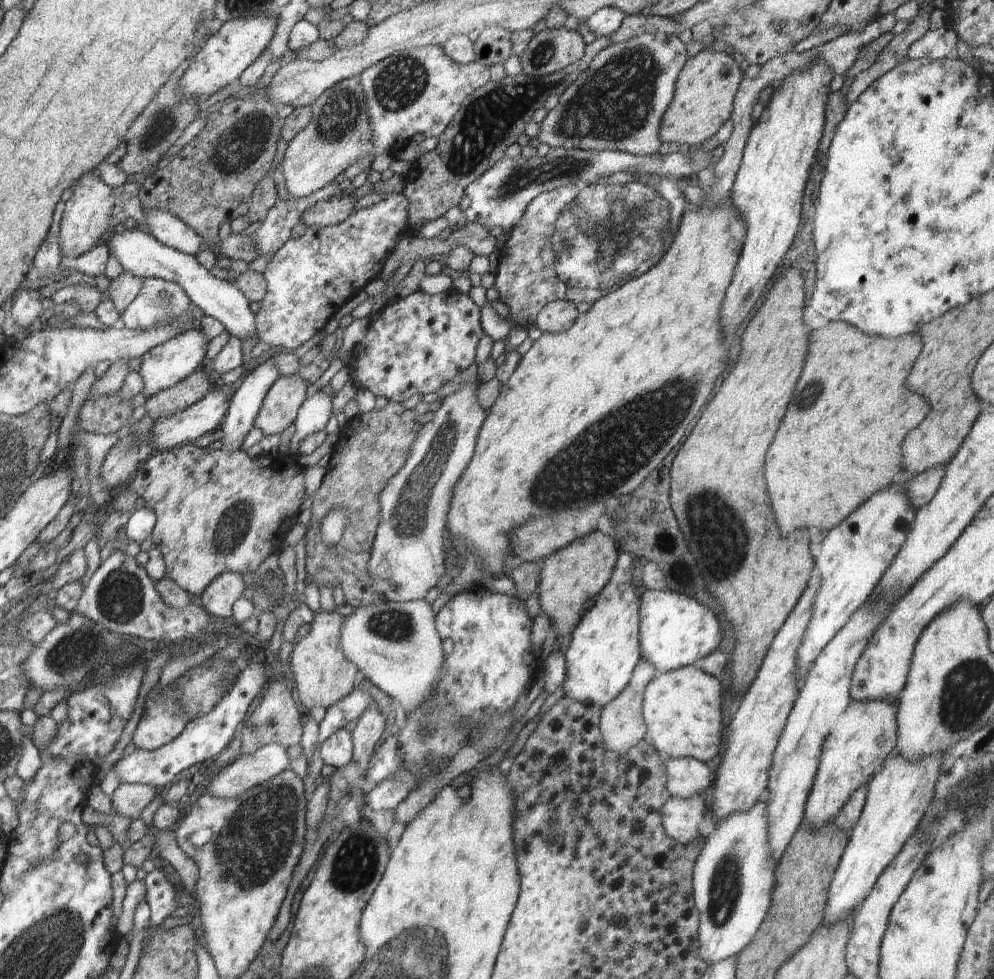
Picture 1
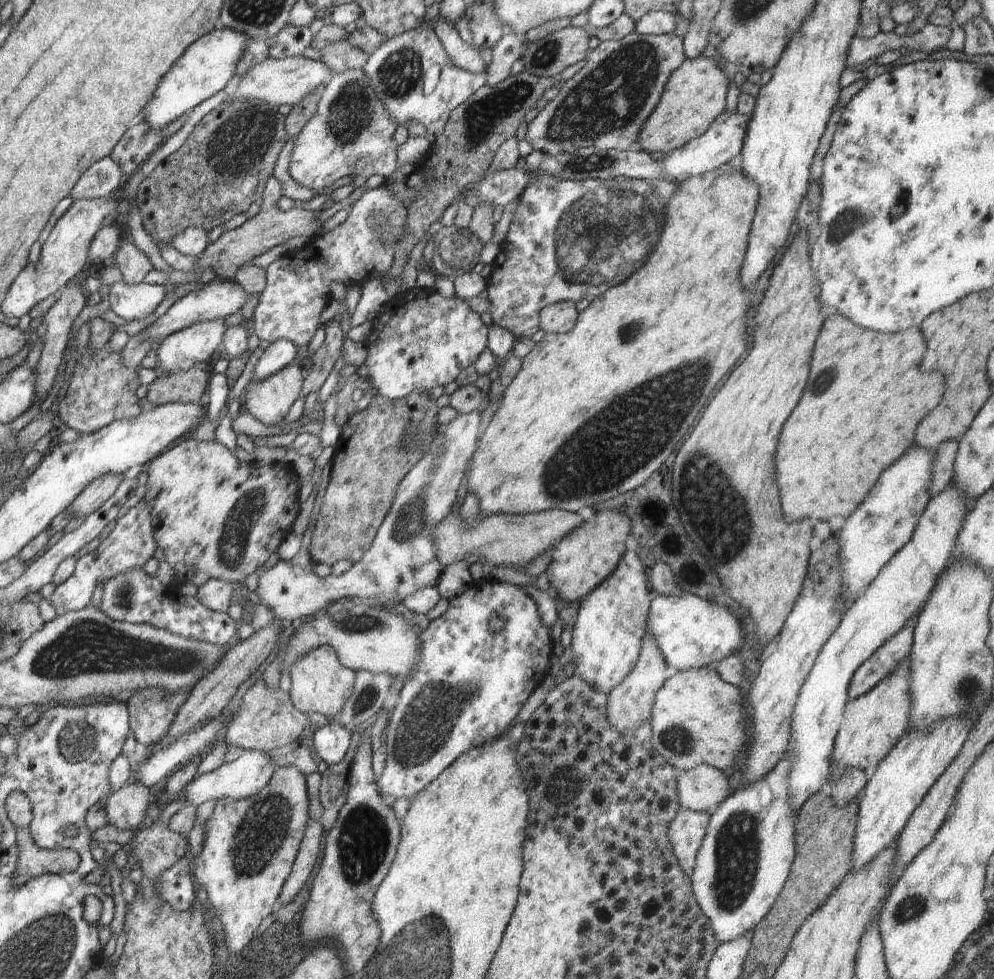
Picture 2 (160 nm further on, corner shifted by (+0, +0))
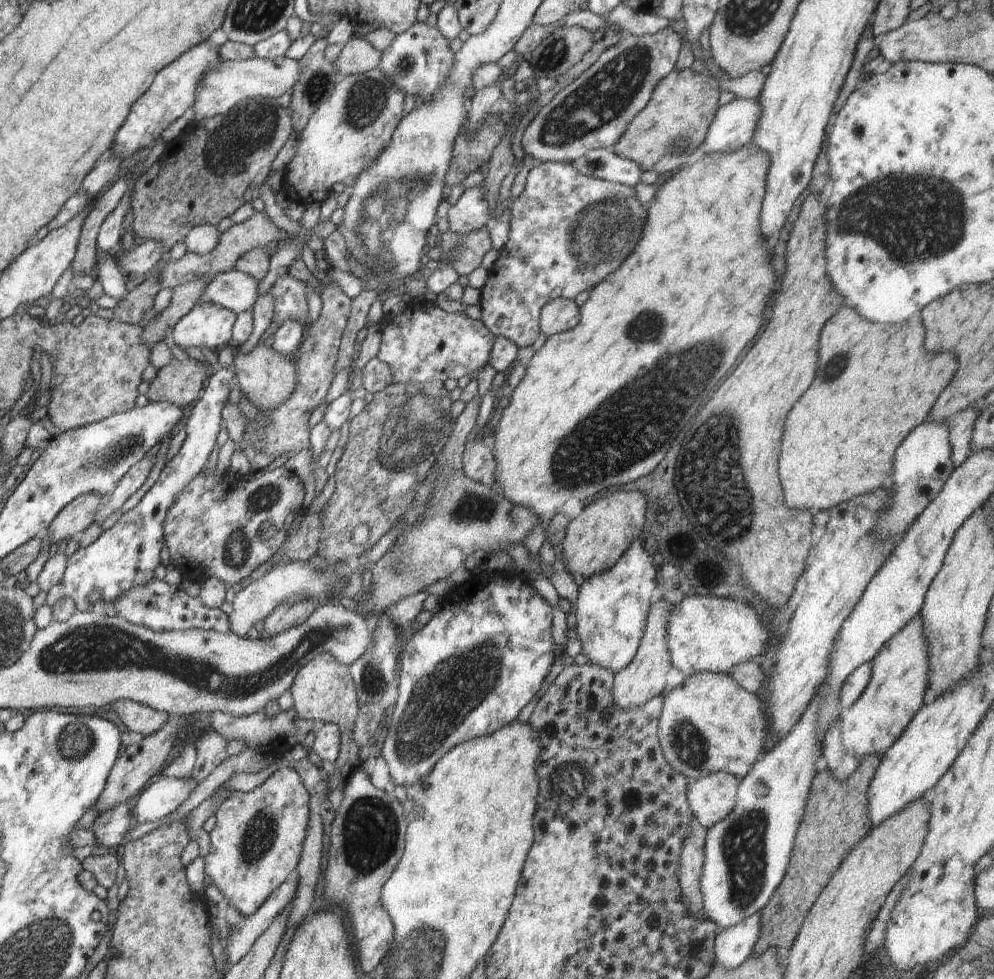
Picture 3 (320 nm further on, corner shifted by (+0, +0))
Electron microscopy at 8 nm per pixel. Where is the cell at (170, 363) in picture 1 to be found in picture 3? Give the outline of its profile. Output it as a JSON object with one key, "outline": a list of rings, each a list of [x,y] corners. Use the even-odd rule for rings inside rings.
{"outline":[[[212,301],[196,303],[174,326],[172,338],[176,345],[184,348],[201,348],[205,346],[218,351],[232,343],[233,326],[237,314],[217,305]]]}

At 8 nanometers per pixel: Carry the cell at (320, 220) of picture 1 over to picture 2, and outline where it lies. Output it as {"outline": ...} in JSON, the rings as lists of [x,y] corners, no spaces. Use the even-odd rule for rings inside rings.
{"outline":[[[273,174],[270,175],[265,182],[259,212],[242,226],[224,231],[216,241],[211,242],[206,250],[199,254],[192,270],[202,273],[206,268],[212,268],[216,277],[232,281],[240,265],[250,263],[253,258],[268,252],[274,246],[285,244],[294,236],[314,236],[316,230],[322,226],[322,223],[316,222],[318,212],[295,208],[280,211],[276,203],[279,200],[281,188],[281,182]]]}

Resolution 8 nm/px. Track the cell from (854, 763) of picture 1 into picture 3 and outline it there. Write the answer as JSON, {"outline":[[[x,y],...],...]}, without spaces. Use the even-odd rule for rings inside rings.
{"outline":[[[920,616],[911,618],[898,634],[890,638],[871,664],[871,677],[860,698],[847,709],[839,710],[843,745],[848,753],[858,758],[882,756],[922,708],[929,686],[929,648]]]}

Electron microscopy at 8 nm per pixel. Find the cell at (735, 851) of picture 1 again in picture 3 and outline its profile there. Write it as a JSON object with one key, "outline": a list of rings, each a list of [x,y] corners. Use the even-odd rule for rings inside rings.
{"outline":[[[818,693],[814,695],[793,729],[784,738],[776,741],[775,745],[771,745],[741,780],[736,804],[730,814],[707,828],[705,859],[699,883],[704,910],[708,918],[717,924],[719,930],[737,925],[754,913],[761,912],[782,882],[786,867],[789,865],[796,831],[806,808],[810,787],[817,772],[814,763],[818,760],[818,756],[821,756],[818,708],[824,702],[822,695]]]}

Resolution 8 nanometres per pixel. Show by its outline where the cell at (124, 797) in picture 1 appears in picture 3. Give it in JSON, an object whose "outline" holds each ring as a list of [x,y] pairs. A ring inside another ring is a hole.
{"outline":[[[127,802],[103,812],[95,818],[90,828],[95,836],[95,844],[114,850],[119,844],[122,844],[128,828],[132,828],[130,827],[132,823],[135,822]]]}

